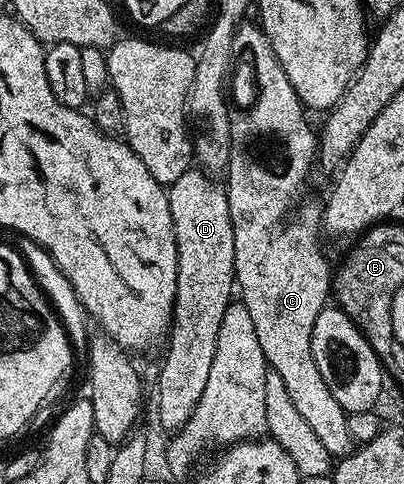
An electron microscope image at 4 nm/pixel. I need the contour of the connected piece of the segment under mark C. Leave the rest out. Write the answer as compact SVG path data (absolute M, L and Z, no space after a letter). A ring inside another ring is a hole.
M244 21L240 23L239 28L235 30L233 45L231 46L232 56L248 55L251 58L251 67L255 70L255 104L248 109L247 115L251 118L251 124L246 127L245 124L236 122L231 129L231 160L225 172L225 190L229 205L229 217L232 219L233 229L233 257L235 258L235 283L237 284L238 294L241 296L241 302L244 307L249 309L250 318L253 320L254 330L257 332L258 344L261 345L261 353L265 353L267 365L270 370L275 371L285 381L285 387L289 391L290 400L293 401L294 408L301 413L302 420L314 430L318 440L325 445L332 457L342 457L351 454L353 450L353 440L349 433L347 424L348 412L343 410L341 405L337 405L337 397L329 393L329 385L325 385L325 377L321 377L321 369L317 369L317 361L313 361L313 325L317 325L317 317L323 312L324 307L328 306L329 296L333 291L333 267L327 264L327 259L323 256L323 251L319 248L319 231L321 232L321 207L318 203L307 203L291 219L291 210L295 207L295 202L299 199L299 194L303 191L303 186L307 183L307 178L311 175L311 166L314 168L317 163L317 131L307 124L305 108L303 102L297 97L297 89L293 89L293 84L289 82L289 76L285 74L285 69L281 69L281 61L277 61L277 53L273 53L273 45L269 37L264 33L262 26L258 22ZM247 135L251 139L268 139L271 143L279 146L279 156L276 159L270 159L267 151L263 147L251 147L247 151Z

